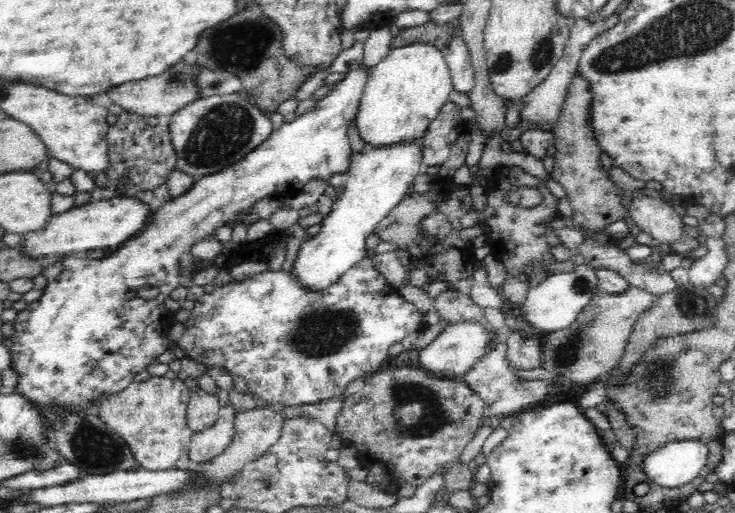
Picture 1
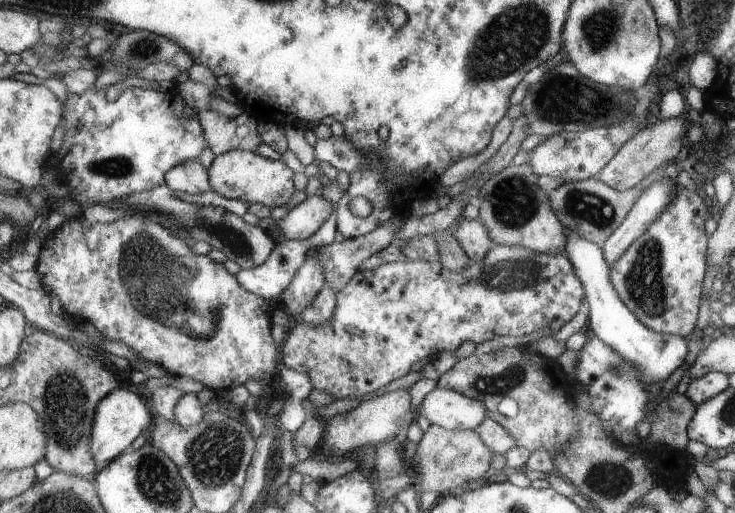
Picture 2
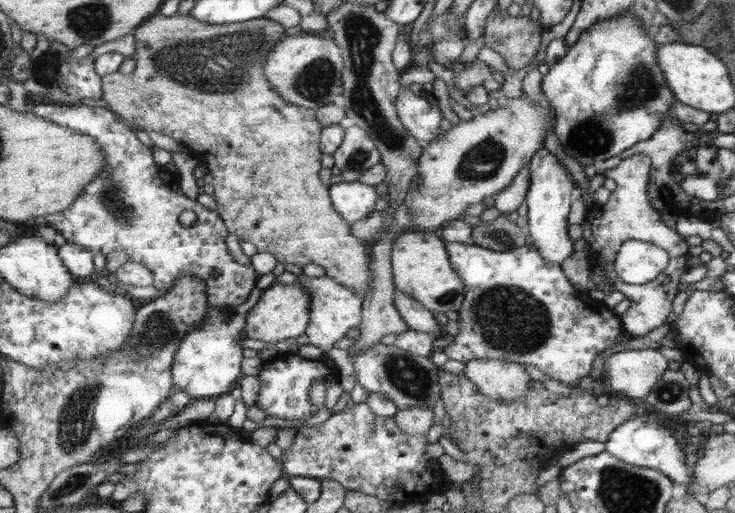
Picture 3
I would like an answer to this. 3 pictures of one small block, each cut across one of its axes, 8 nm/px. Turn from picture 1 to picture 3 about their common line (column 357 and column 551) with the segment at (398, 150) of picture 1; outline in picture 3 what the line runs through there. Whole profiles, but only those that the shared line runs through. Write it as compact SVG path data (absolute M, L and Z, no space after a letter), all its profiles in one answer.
M547 148L539 150L539 154L533 158L531 170L533 170L533 174L531 174L533 184L531 184L531 192L527 196L527 204L529 204L527 234L533 238L531 246L541 250L541 254L549 262L561 266L575 252L575 244L569 236L567 226L569 226L569 216L573 212L573 202L575 202L577 190L569 178L569 172L565 170L565 166Z

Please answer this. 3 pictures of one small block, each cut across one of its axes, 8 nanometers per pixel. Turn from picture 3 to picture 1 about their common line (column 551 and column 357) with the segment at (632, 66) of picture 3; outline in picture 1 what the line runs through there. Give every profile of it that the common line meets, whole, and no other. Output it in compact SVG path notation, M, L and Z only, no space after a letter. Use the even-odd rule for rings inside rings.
M354 68L354 70L350 70L350 72L346 74L346 78L344 78L340 84L336 84L336 86L332 88L332 92L330 92L326 98L322 98L320 102L316 102L314 110L310 110L310 112L298 116L294 122L284 124L284 126L280 126L278 130L274 130L272 136L268 138L268 142L264 142L258 150L254 150L252 154L248 154L246 158L242 158L242 162L238 162L238 164L234 164L234 166L222 170L220 174L212 174L212 176L208 176L208 178L202 178L200 182L196 182L196 186L192 186L192 188L190 188L186 194L182 194L180 198L176 198L176 200L172 198L170 202L158 204L156 214L154 214L152 222L148 224L148 230L144 230L144 234L136 236L134 240L126 242L122 248L114 250L114 256L108 256L108 258L102 258L102 260L92 260L92 258L88 258L88 256L70 256L70 258L60 258L60 260L56 260L52 266L48 266L48 268L44 270L44 276L46 276L46 280L48 280L48 286L46 286L44 294L40 296L40 300L28 304L22 312L18 312L18 316L16 316L16 320L14 320L14 330L16 330L16 334L4 338L2 342L4 342L4 344L10 348L10 352L12 352L12 370L18 372L18 386L16 386L16 388L18 388L20 394L24 394L26 398L30 398L30 400L40 408L40 412L42 412L42 416L44 416L44 422L48 424L48 428L46 428L46 438L48 438L48 440L52 440L54 426L52 426L50 416L44 412L44 404L46 404L46 402L52 400L52 402L58 402L58 406L66 406L66 408L72 408L72 410L88 410L88 404L94 406L92 400L94 400L96 396L100 396L100 394L104 394L104 392L118 392L118 390L124 390L126 386L132 384L132 380L134 380L136 374L140 374L142 370L146 370L150 364L156 364L156 362L158 362L158 356L164 354L166 350L170 350L170 348L174 346L174 344L168 340L168 328L170 328L170 322L174 322L174 320L172 320L172 314L174 314L174 312L168 310L168 308L164 308L164 302L170 298L172 290L176 290L176 288L180 286L180 280L182 280L182 276L180 276L180 258L182 258L184 252L188 252L188 250L190 250L198 240L202 240L204 236L210 236L210 234L214 234L214 230L218 230L218 228L222 228L222 226L234 222L234 220L236 220L236 214L240 214L240 212L242 212L242 216L250 214L250 212L252 212L250 206L252 206L256 200L272 198L274 202L278 202L278 200L282 200L282 198L292 198L292 196L302 194L302 188L304 188L310 180L324 180L324 182L326 182L326 180L328 180L332 174L336 174L336 172L338 172L338 174L346 174L346 172L348 172L350 154L352 154L350 138L348 138L348 128L350 128L350 124L356 120L358 104L360 104L360 98L362 98L362 94L364 94L364 88L366 88L368 78L370 78L370 72L368 72L366 68ZM144 286L148 286L148 288L150 288L150 286L152 286L152 288L158 288L160 294L158 294L156 298L138 298L138 290L144 288Z

